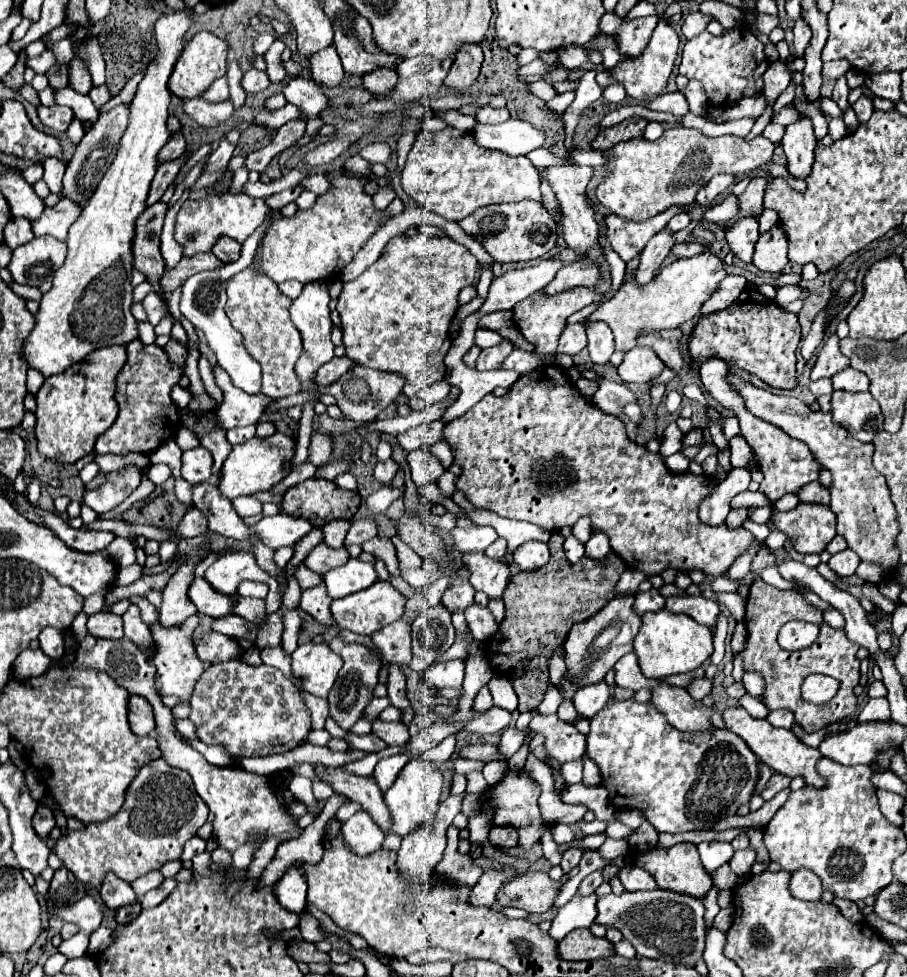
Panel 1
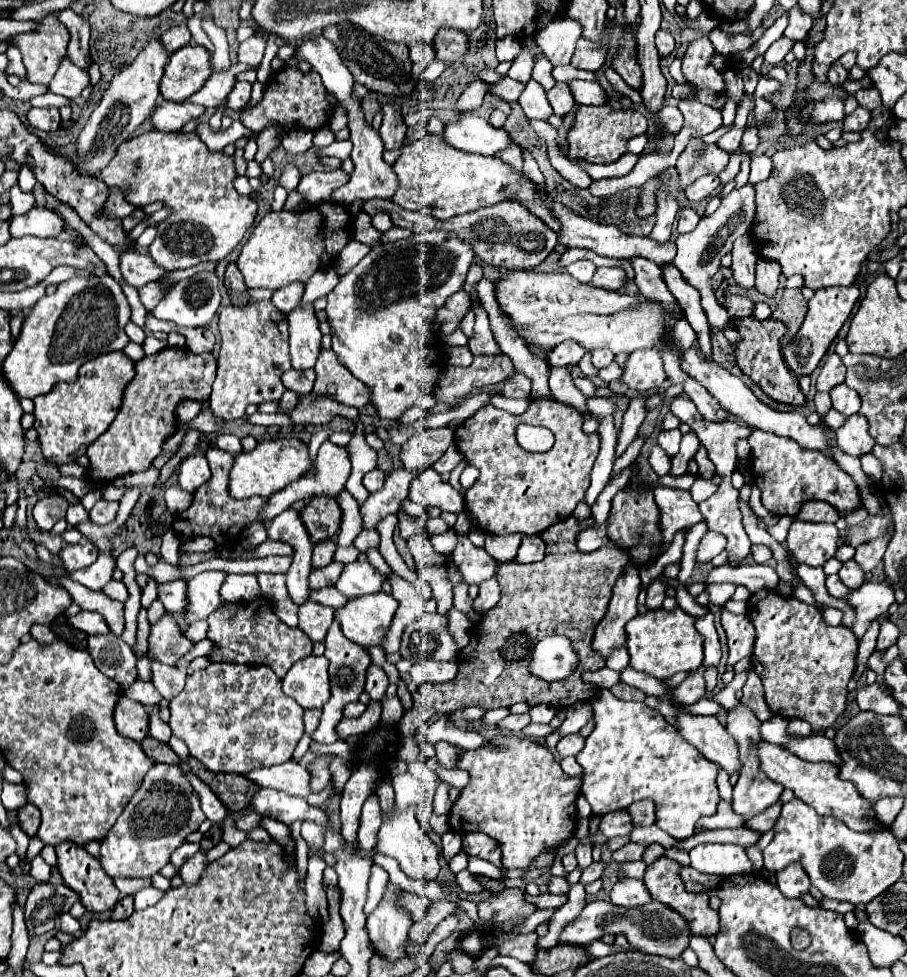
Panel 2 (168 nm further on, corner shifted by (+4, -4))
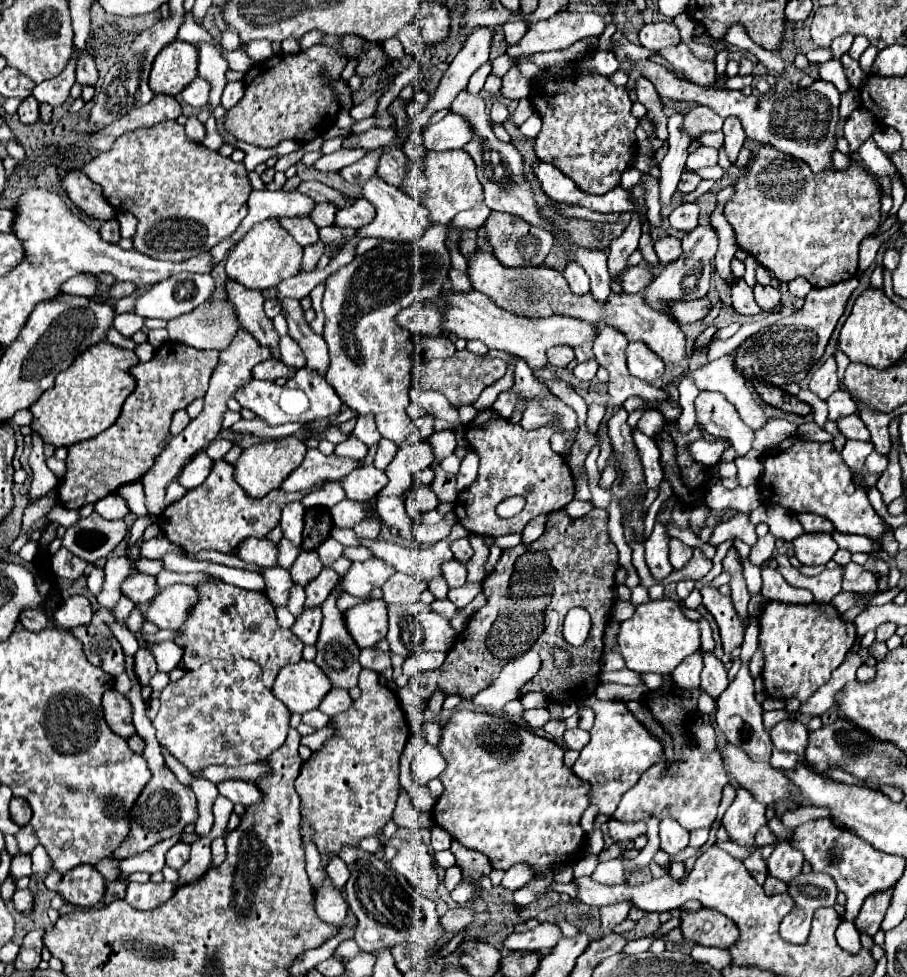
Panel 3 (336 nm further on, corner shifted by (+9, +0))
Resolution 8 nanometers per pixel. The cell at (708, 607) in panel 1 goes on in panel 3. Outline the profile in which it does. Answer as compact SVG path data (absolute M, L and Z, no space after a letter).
M701 650L703 652L703 672L701 672L701 688L709 692L713 698L719 696L729 686L727 680L727 670L723 668L721 660L715 658L711 650Z

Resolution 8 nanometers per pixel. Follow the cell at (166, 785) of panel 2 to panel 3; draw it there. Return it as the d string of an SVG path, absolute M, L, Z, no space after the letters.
M127 656L127 676L131 680L131 690L127 694L127 698L131 700L133 704L133 724L135 724L135 730L137 734L145 740L145 750L143 750L143 756L149 764L149 770L153 774L153 778L147 782L147 786L141 790L139 798L135 800L133 808L131 808L131 820L129 820L129 834L127 838L123 838L119 842L119 848L115 848L113 852L113 858L117 862L125 860L125 858L131 858L131 856L137 856L149 848L153 848L155 844L175 836L175 834L181 834L183 828L191 822L197 820L197 800L195 800L195 794L189 786L183 786L177 776L165 766L165 760L161 756L161 748L159 748L159 742L155 738L155 726L153 722L149 720L147 716L147 710L145 710L145 702L141 698L141 688L139 688L139 680L135 680L135 660L133 656Z

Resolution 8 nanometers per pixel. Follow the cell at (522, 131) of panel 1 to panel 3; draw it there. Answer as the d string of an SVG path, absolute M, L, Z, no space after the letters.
M449 112L443 120L423 130L423 146L427 150L437 150L437 152L457 150L463 148L467 142L471 142L471 136L473 136L471 120Z

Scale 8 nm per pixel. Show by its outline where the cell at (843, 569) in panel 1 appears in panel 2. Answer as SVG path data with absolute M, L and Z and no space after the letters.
M854 560L844 562L844 566L842 566L842 570L838 572L838 576L840 576L840 580L844 582L844 586L848 586L850 590L860 588L860 586L864 584L864 580L866 580L864 570L862 570Z

